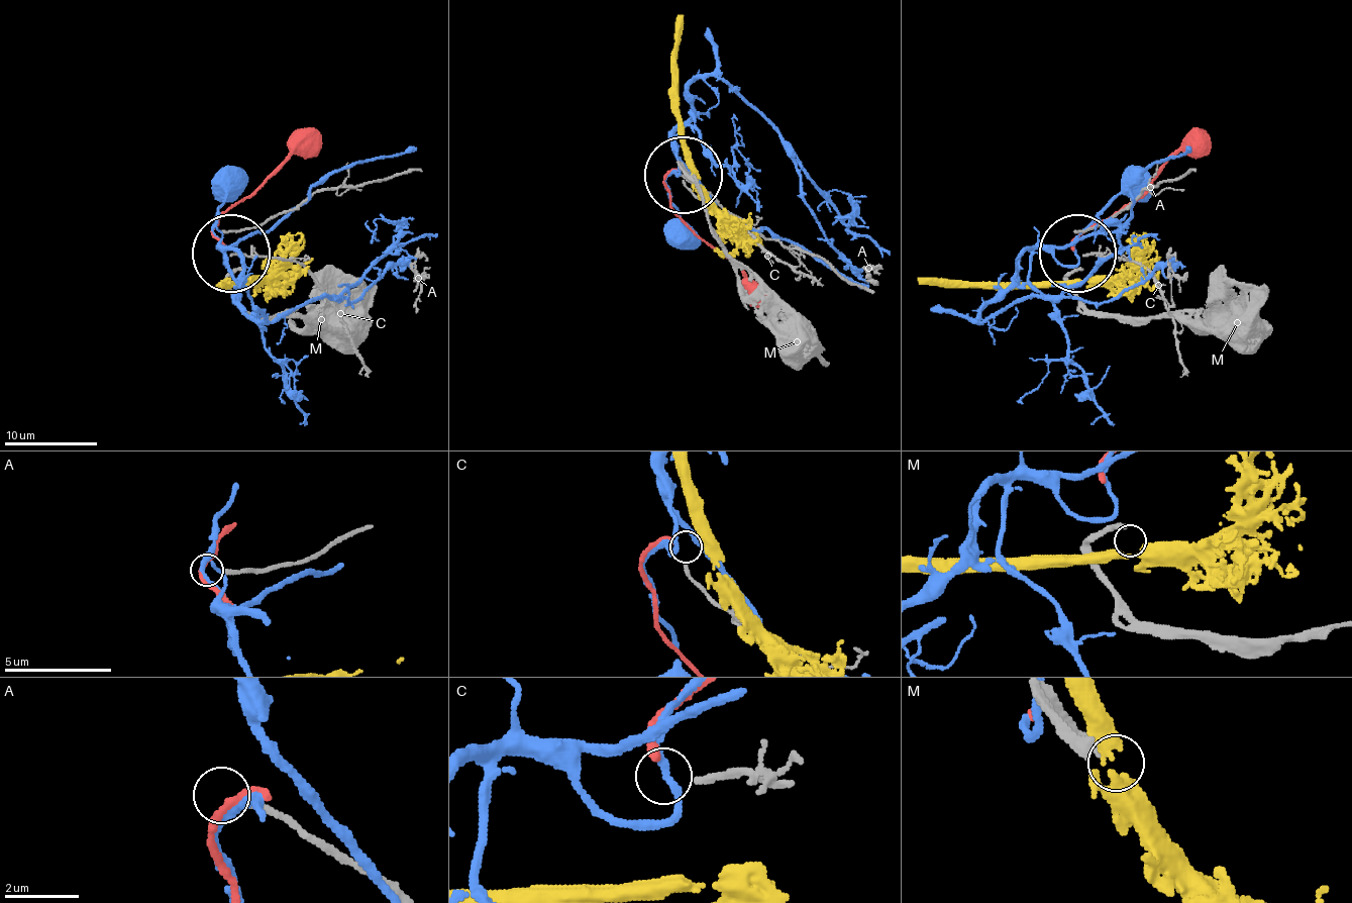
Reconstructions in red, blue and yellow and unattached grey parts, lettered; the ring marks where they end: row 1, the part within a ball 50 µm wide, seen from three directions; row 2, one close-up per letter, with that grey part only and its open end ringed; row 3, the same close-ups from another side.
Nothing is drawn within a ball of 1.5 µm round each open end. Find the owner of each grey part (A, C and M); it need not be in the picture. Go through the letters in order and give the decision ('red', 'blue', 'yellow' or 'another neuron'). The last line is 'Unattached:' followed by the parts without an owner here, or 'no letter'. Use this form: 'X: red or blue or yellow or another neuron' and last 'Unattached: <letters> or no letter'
A: another neuron
C: red
M: yellow
Unattached: A

